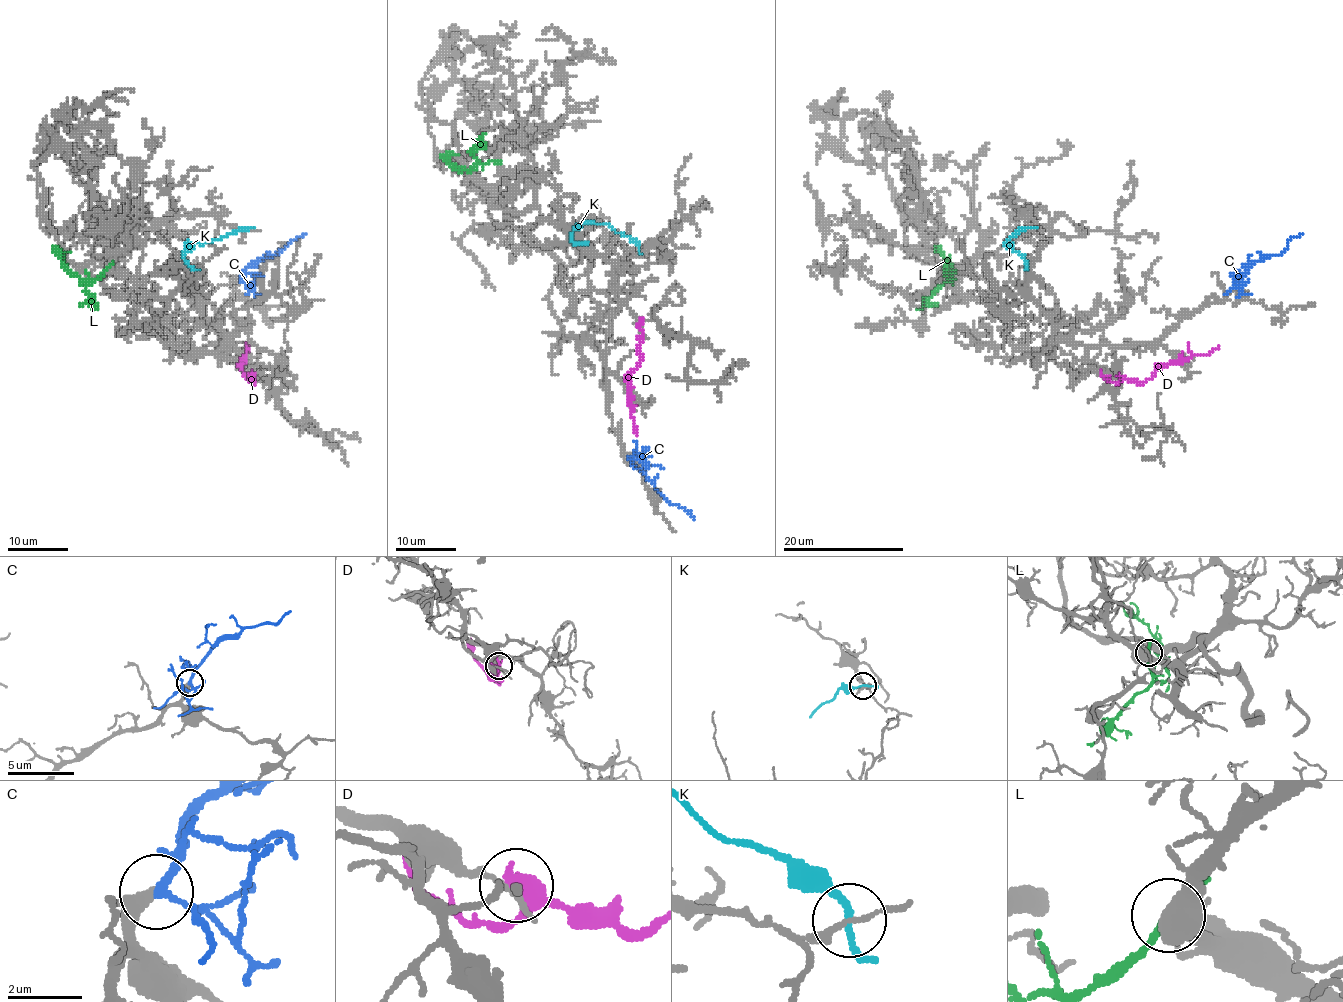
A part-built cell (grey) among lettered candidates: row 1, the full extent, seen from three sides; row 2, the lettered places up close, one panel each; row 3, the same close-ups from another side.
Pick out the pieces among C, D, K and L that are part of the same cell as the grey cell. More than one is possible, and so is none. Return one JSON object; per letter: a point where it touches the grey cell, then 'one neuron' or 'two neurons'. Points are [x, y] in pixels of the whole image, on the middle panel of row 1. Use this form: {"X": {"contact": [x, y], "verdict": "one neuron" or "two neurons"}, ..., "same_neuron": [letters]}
{"C": {"contact": [627, 457], "verdict": "one neuron"}, "D": {"contact": [641, 336], "verdict": "two neurons"}, "K": {"contact": [639, 247], "verdict": "two neurons"}, "L": {"contact": [495, 162], "verdict": "two neurons"}, "same_neuron": ["C"]}

